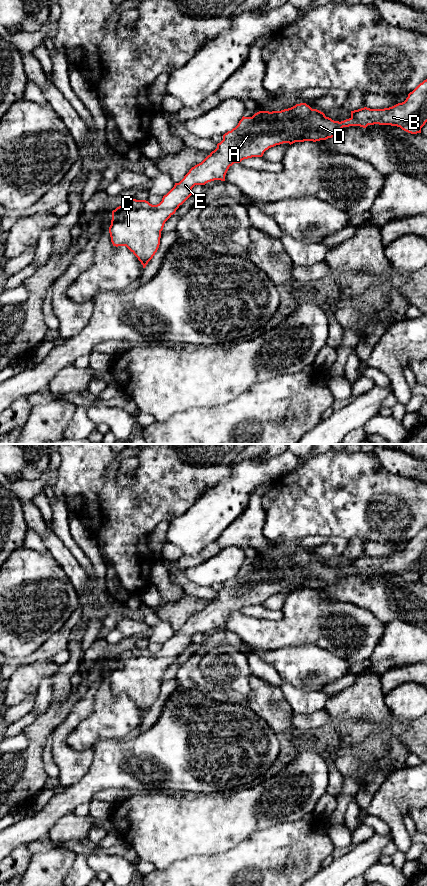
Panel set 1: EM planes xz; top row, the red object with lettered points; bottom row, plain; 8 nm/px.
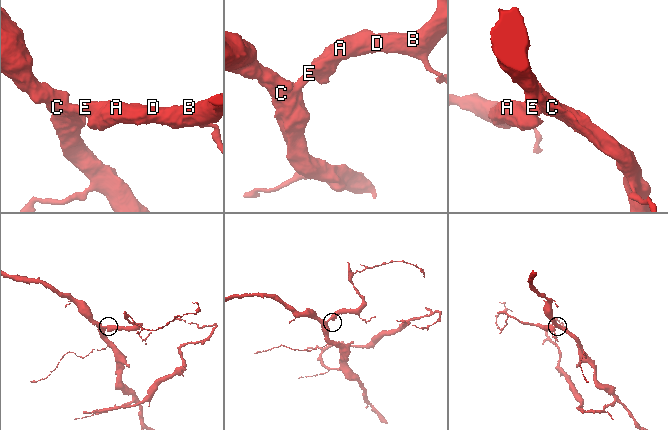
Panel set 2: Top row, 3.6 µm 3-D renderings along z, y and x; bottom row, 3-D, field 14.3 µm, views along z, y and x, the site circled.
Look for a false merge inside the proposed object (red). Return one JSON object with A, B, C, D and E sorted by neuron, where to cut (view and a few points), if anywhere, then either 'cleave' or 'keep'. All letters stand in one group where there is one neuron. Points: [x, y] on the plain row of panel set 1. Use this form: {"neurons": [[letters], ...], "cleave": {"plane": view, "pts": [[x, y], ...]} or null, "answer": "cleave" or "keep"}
{"neurons": [["A", "B", "C", "D", "E"]], "cleave": null, "answer": "keep"}

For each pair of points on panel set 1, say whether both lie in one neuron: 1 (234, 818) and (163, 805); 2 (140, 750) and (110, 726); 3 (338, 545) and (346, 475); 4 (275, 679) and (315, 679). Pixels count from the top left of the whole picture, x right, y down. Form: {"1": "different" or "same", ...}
{"1": "same", "2": "different", "3": "different", "4": "different"}

